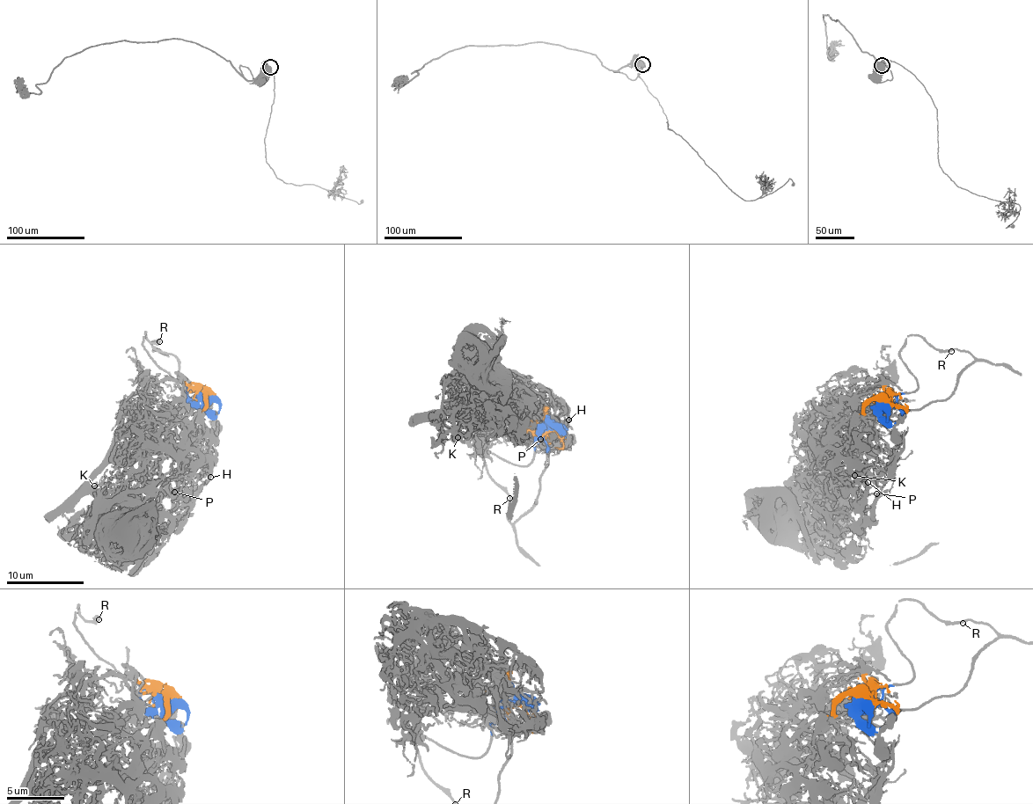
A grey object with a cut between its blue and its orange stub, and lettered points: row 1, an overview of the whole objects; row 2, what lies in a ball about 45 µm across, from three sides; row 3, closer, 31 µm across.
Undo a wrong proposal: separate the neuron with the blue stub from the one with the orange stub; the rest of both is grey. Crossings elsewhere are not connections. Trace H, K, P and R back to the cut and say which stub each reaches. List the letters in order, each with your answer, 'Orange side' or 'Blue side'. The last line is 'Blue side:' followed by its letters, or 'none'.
H: Orange side
K: Orange side
P: Orange side
R: Blue side
Blue side: R

